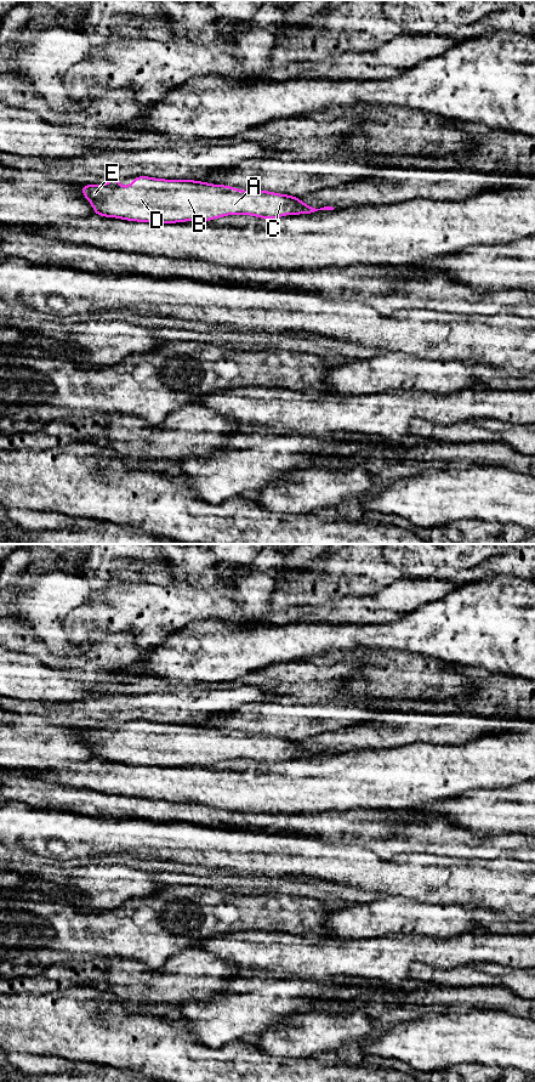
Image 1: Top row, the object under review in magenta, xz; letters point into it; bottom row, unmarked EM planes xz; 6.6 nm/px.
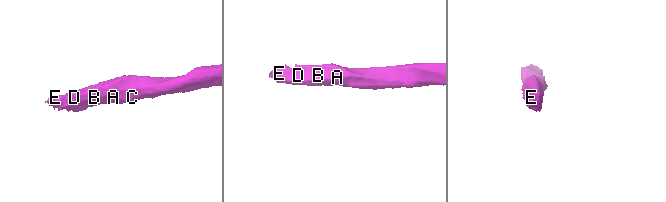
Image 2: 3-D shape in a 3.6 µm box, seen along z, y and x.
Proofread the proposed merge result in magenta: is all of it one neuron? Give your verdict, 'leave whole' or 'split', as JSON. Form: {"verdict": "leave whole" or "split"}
{"verdict": "leave whole"}

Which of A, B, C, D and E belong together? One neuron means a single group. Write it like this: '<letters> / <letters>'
A B C D E

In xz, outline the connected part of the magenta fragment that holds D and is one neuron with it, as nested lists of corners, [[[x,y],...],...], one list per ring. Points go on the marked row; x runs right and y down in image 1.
[[[109,176],[109,183],[82,185],[81,192],[91,203],[93,214],[104,217],[137,222],[206,222],[227,215],[246,214],[261,219],[279,219],[285,215],[311,214],[318,210],[334,210],[332,206],[312,208],[297,197],[268,191],[241,191],[224,185],[194,180],[165,180],[135,176],[131,186],[120,186],[120,180]]]

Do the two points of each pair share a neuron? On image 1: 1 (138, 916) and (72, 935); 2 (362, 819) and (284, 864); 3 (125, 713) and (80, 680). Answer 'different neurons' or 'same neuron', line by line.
1: same neuron
2: different neurons
3: different neurons

